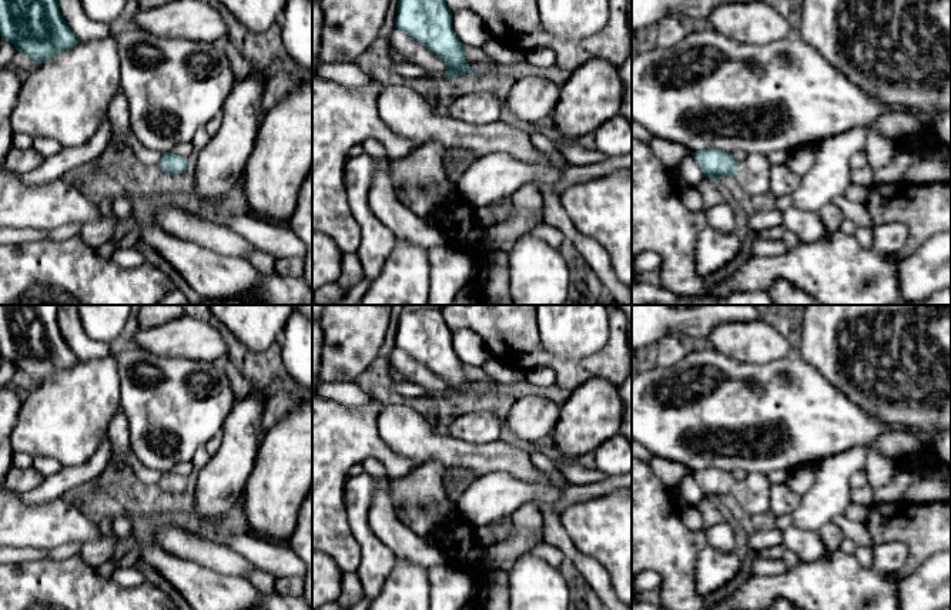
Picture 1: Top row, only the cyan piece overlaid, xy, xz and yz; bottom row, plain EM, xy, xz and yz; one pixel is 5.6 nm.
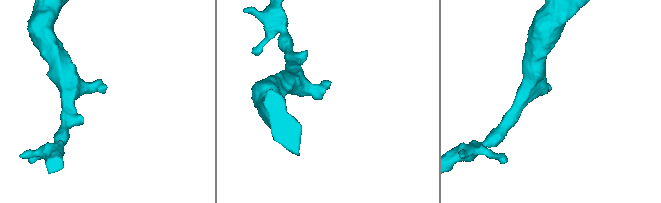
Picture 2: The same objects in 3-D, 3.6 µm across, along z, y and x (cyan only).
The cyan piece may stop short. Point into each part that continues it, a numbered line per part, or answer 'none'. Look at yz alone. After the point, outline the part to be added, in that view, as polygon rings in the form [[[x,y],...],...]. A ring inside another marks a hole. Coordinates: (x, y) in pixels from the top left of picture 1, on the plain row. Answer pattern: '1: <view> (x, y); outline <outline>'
1: yz (753, 492); outline [[[747,473],[747,476],[739,482],[734,496],[746,519],[768,519],[770,487],[771,485],[764,473]]]

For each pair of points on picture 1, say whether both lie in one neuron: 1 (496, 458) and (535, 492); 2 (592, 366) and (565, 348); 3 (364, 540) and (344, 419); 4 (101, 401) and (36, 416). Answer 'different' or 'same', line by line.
1: different
2: different
3: different
4: same

